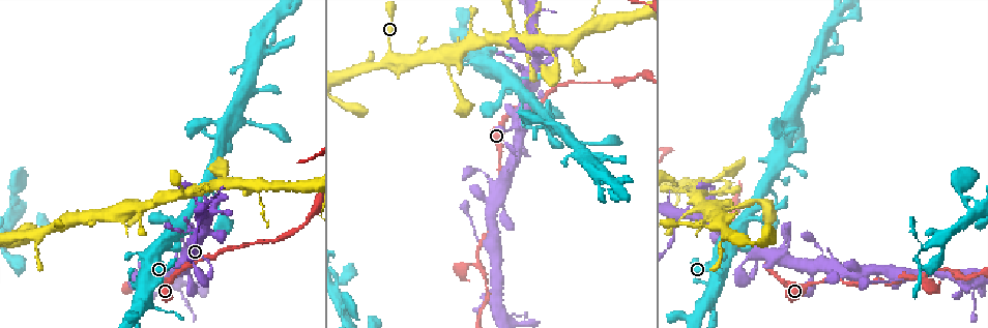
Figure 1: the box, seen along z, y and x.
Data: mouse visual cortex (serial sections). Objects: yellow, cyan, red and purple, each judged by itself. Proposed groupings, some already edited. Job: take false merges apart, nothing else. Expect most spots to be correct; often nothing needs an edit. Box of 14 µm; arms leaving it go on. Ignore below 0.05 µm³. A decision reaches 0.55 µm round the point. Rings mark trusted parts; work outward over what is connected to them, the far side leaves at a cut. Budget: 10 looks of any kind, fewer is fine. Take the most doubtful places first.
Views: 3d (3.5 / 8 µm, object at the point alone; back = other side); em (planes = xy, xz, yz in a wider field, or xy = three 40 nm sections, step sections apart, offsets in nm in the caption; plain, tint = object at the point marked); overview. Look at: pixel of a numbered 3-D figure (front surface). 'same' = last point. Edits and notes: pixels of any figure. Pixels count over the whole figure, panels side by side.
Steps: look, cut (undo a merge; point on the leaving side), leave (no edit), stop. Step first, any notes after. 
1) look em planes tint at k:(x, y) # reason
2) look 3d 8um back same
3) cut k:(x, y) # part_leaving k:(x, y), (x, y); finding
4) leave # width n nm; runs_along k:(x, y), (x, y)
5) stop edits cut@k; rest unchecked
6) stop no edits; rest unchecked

look 3d 3.5um at 1:(478, 258) # narrows sharply

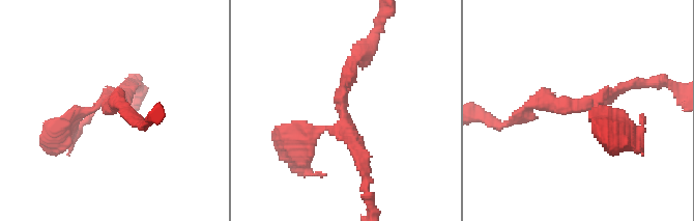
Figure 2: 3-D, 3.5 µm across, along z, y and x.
look em xy step 3 tint at 2:(585, 105) # arms 3; arm_widths 150, 200, 250 nm

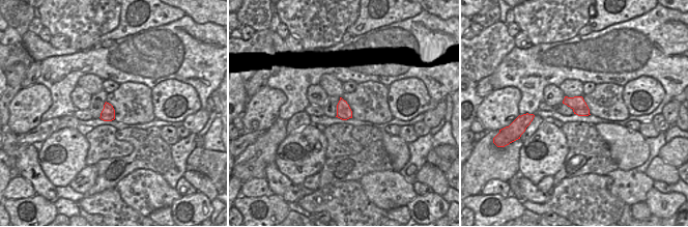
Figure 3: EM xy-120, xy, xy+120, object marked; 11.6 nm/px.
look em xy step 2 tint same # another direction

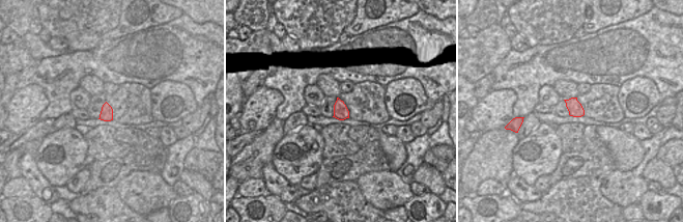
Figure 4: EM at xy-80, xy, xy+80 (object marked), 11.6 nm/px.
leave # width 170 nm; runs_along 2:(358, 55), (343, 89), (343, 127), (295, 137); continuous, no second cell

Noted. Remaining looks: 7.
look 3d 3.5um at 1:(712, 310) # thin neck

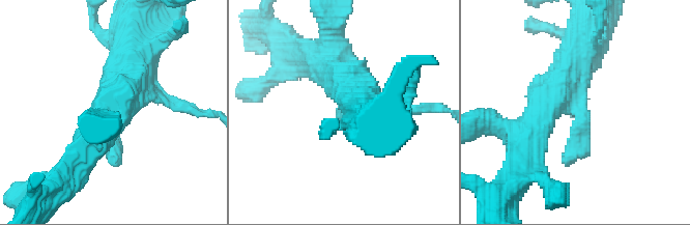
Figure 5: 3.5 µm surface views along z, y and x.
look em xy step 2 tint at 5:(576, 112) # arms 3; arm_widths 200, 500, 600 nm

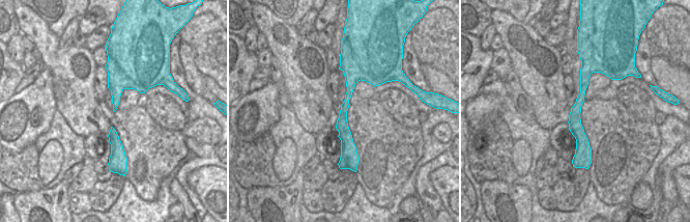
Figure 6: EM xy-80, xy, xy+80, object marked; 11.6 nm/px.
leave # runs_along 5:(133, 59), (110, 111), (117, 159); all the same cell

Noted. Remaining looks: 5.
look 3d 3.5um at 1:(718, 208) # side arm on a straight run

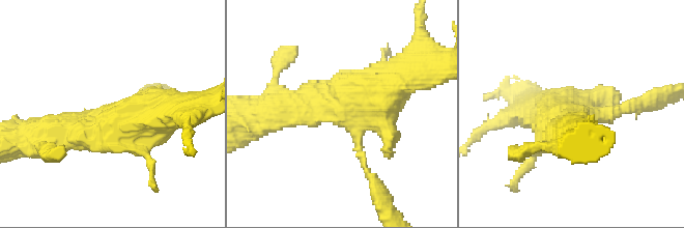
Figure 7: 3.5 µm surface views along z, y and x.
look em xy step 5 tint at 7:(354, 114) # need the tissue

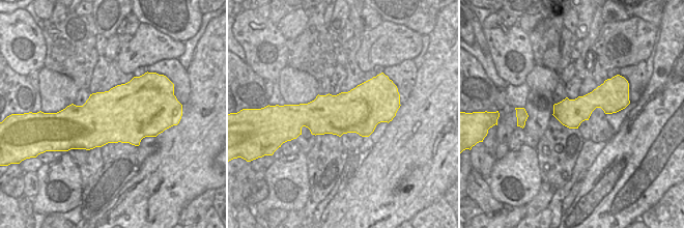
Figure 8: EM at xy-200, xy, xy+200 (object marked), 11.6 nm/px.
leave # runs_along 7:(292, 105), (381, 94), (420, 67); all the same cell

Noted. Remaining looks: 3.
look 3d 3.5um at 1:(521, 41) # sharp bend

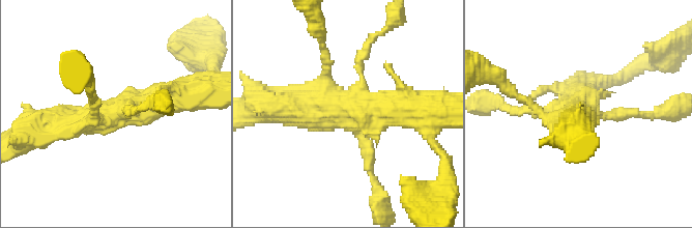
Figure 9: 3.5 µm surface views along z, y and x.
look em xy step 1 tint at 9:(341, 108)

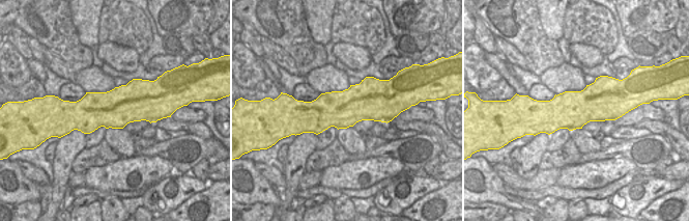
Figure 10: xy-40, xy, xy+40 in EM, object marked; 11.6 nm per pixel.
leave # all the same cell

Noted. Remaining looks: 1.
stop no edits; rest unchecked

